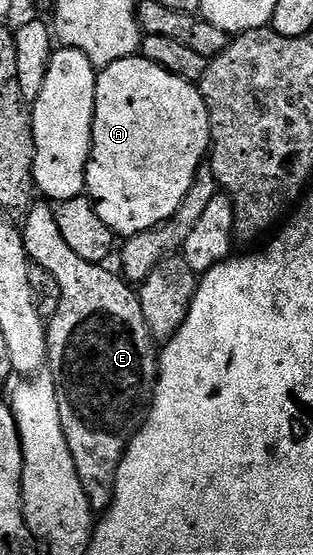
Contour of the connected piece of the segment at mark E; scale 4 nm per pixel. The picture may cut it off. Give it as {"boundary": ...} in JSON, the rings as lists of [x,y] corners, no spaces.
{"boundary":[[[40,201],[27,208],[24,217],[22,234],[29,260],[42,265],[42,269],[50,269],[50,273],[54,273],[54,278],[58,281],[58,289],[62,289],[58,313],[54,313],[54,317],[46,323],[46,367],[52,372],[52,379],[56,382],[58,413],[62,417],[66,445],[70,445],[70,453],[74,457],[76,472],[82,481],[88,504],[93,512],[103,513],[112,505],[112,493],[116,490],[116,474],[124,450],[137,431],[143,427],[152,407],[152,393],[156,389],[158,370],[158,347],[146,325],[146,317],[142,317],[140,297],[133,284],[121,278],[115,270],[107,271],[107,266],[82,261],[78,253],[71,251],[62,233],[58,233],[55,210],[47,202]]]}

